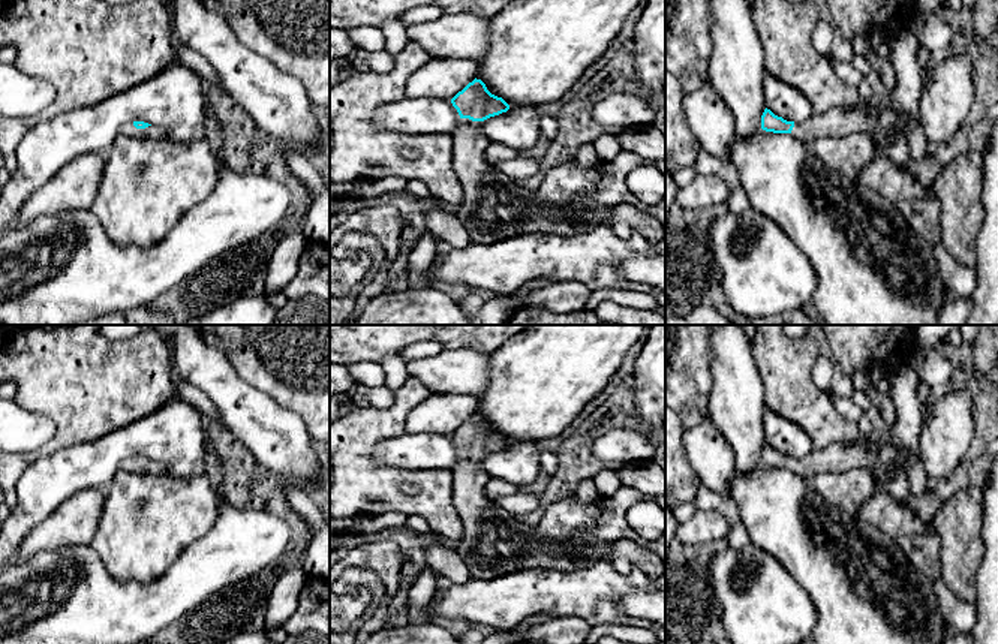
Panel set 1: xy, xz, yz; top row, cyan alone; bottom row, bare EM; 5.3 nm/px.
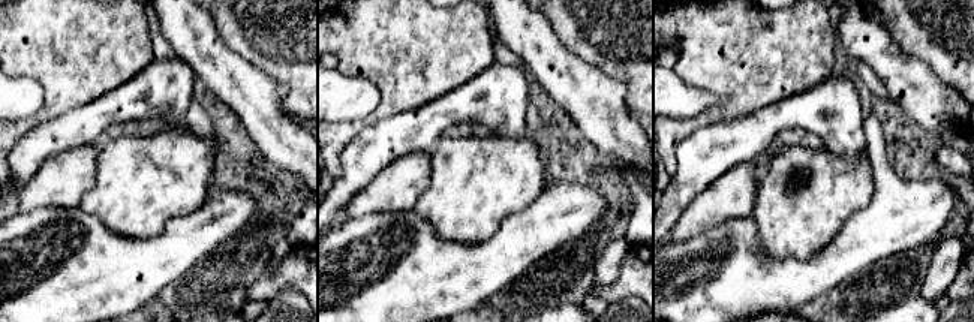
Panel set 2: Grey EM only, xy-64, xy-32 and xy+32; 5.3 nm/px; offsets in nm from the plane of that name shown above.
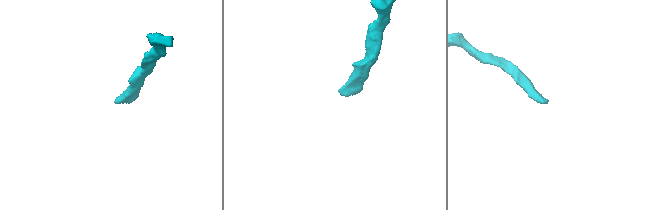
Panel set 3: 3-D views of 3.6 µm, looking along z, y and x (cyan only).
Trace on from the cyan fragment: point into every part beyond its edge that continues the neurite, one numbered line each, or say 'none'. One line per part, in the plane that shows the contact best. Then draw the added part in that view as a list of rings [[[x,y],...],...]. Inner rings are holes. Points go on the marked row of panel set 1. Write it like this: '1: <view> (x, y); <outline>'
1: xy (129, 129); [[[133,121],[121,127],[120,133],[130,138],[162,138],[165,132],[156,126],[148,126],[145,129],[136,129]]]

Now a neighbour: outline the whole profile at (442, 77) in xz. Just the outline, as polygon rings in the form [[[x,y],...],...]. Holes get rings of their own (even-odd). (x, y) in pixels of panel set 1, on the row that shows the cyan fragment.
[[[435,57],[406,81],[406,97],[439,97],[451,100],[477,78],[478,63],[465,57]]]

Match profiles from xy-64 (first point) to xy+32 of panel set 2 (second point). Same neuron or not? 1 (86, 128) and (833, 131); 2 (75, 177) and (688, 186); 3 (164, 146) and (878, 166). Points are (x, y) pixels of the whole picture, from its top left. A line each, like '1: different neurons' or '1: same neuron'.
1: same neuron
2: different neurons
3: different neurons

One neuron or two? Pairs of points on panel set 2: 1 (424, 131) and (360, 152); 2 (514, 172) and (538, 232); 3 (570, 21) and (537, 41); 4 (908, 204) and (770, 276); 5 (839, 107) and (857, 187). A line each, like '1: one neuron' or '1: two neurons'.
1: one neuron
2: two neurons
3: two neurons
4: one neuron
5: two neurons

